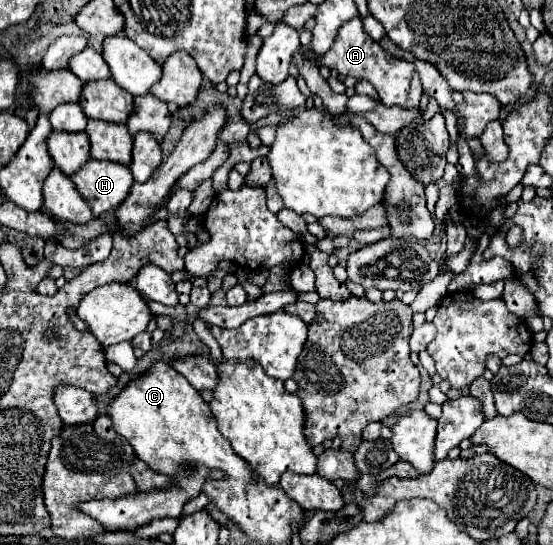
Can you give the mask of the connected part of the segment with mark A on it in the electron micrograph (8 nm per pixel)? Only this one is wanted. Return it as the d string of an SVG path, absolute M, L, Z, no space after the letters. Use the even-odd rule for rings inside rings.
M360 18L350 20L350 22L346 22L346 26L342 26L332 50L326 56L322 56L322 64L344 76L368 80L376 88L380 102L386 106L418 108L418 102L422 96L422 86L420 86L420 82L412 82L418 78L414 64L406 62L406 60L398 60L398 58L390 56L388 52L384 52L378 42L374 42L366 36L366 32L362 30ZM412 84L416 84L416 86L412 86Z

